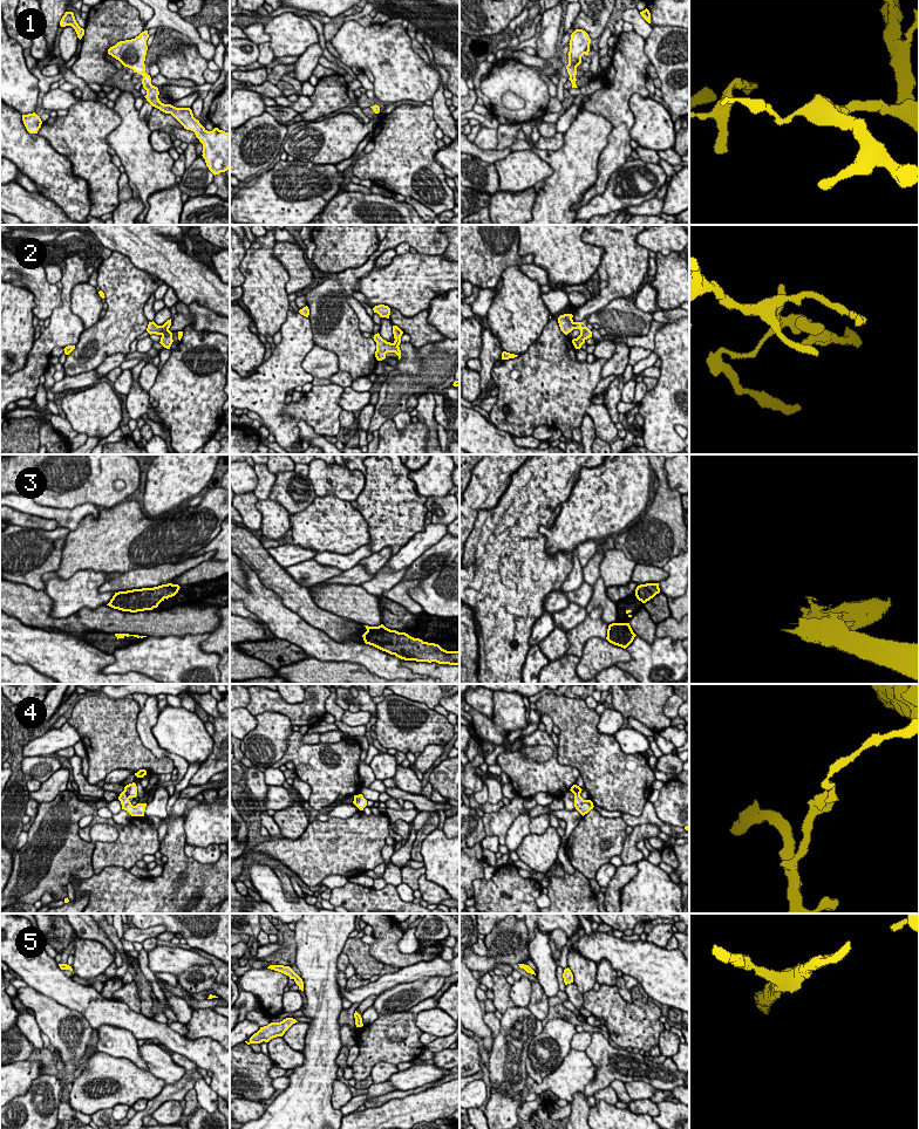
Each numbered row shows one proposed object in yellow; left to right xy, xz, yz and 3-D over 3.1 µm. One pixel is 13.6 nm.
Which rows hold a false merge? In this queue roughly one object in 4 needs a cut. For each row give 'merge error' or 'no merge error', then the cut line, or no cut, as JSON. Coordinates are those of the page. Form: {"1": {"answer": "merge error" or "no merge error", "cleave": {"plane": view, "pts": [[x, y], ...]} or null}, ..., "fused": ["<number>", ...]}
{"1": {"answer": "no merge error", "cleave": null}, "2": {"answer": "no merge error", "cleave": null}, "3": {"answer": "no merge error", "cleave": null}, "4": {"answer": "merge error", "cleave": {"plane": "xy", "pts": [[124, 789], [130, 796]]}}, "5": {"answer": "no merge error", "cleave": null}, "fused": ["4"]}

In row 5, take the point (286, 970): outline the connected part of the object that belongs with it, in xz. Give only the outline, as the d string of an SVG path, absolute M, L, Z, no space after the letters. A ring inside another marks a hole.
M270 965L267 969L281 972L293 979L295 984L299 986L299 990L304 991L304 981L302 979L290 967L284 965Z

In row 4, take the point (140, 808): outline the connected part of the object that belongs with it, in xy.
M125 791L120 794L118 800L121 801L122 809L127 810L131 816L144 816L147 803L132 806L129 799L130 796Z

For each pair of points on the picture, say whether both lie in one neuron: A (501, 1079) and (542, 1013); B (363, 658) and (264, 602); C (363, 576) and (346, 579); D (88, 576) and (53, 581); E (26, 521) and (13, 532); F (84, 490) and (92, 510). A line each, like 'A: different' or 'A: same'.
A: different
B: same
C: same
D: same
E: different
F: different

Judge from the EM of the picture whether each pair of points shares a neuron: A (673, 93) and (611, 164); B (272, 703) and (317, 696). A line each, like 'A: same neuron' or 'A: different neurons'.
A: different neurons
B: same neuron

